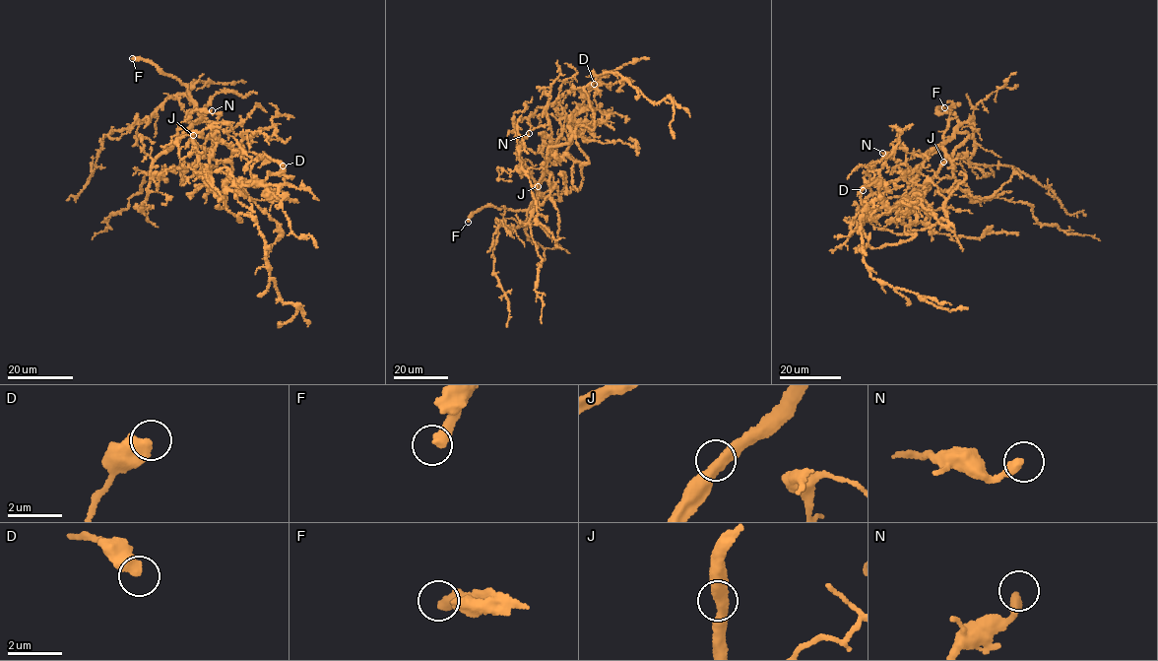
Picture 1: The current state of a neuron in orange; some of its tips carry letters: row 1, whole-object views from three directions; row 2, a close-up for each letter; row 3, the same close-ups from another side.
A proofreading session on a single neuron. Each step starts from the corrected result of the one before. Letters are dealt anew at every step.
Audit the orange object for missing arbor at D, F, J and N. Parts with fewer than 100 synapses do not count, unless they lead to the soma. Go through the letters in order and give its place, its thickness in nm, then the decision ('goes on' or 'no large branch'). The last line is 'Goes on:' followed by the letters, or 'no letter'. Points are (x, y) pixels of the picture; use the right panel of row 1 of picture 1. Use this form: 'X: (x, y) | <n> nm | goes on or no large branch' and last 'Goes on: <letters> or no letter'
D: (863, 190) | 550 nm | no large branch
F: (944, 107) | 440 nm | goes on
J: (943, 162) | 440 nm | no large branch
N: (882, 153) | 360 nm | no large branch
Goes on: F

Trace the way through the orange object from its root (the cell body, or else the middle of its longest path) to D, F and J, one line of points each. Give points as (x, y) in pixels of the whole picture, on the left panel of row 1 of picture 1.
D: (231, 173), (225, 187), (225, 207), (218, 209), (225, 182), (249, 182), (252, 165), (263, 156), (283, 165)
F: (231, 173), (229, 162), (212, 158), (216, 143), (211, 125), (186, 86), (150, 62), (132, 58)
J: (231, 173), (225, 187), (225, 207), (218, 209), (220, 197), (194, 171), (198, 157), (193, 135)

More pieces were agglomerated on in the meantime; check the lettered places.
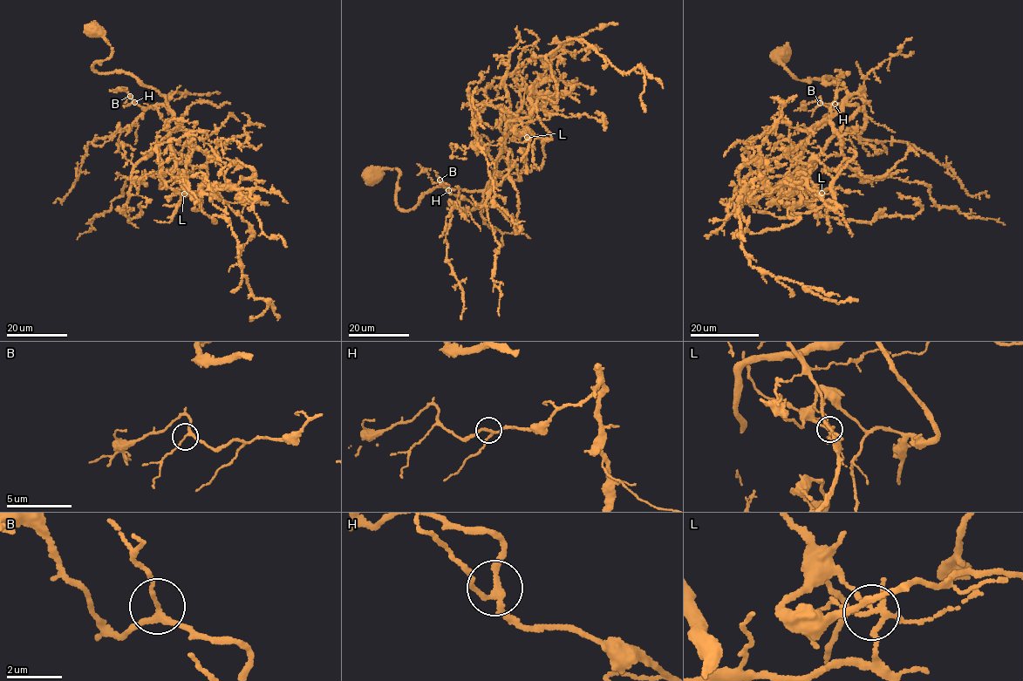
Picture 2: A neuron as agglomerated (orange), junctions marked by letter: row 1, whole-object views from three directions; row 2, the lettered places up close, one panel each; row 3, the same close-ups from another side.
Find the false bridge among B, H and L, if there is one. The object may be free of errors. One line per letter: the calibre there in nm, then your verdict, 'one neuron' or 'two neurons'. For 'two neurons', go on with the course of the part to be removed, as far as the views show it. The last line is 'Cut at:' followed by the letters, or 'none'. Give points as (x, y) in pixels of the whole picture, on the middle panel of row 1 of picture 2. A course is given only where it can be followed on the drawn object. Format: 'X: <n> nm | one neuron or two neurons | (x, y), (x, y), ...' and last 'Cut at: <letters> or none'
B: 170 nm | one neuron
H: 180 nm | one neuron
L: 160 nm | two neurons | (527, 137), (523, 125), (513, 113), (483, 103), (475, 105), (472, 110), (475, 113)
Cut at: L

